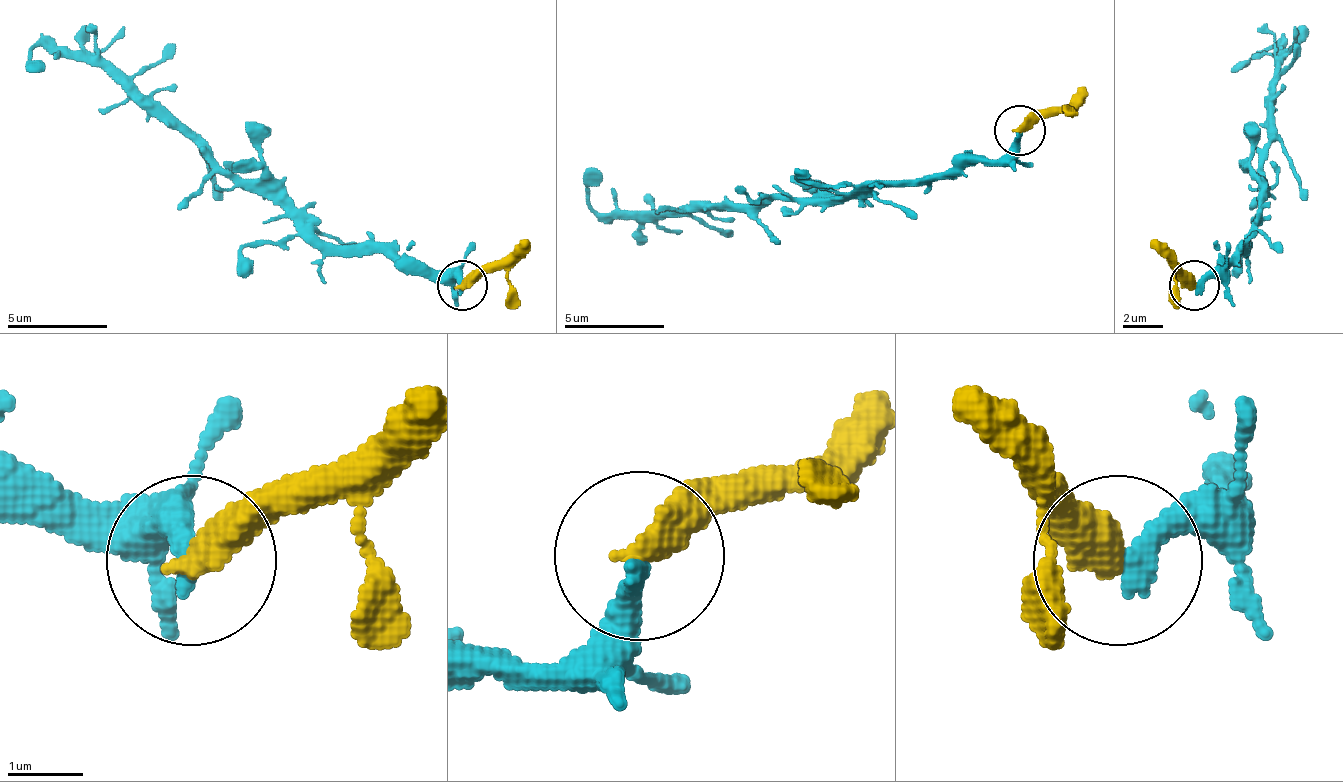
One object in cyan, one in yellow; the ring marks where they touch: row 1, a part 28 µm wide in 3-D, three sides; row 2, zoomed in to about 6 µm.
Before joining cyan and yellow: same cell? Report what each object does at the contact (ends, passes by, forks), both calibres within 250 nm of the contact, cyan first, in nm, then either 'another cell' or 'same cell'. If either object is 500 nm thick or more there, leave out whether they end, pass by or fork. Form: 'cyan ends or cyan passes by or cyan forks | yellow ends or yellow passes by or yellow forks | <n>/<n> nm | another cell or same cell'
cyan ends | yellow ends | 360/480 nm | same cell

